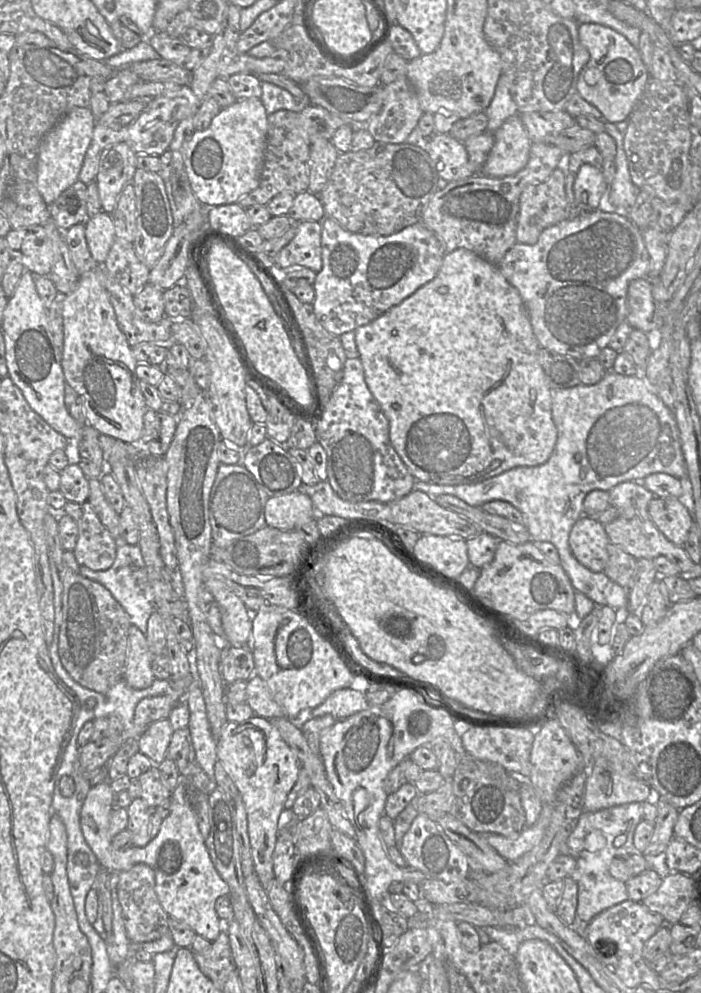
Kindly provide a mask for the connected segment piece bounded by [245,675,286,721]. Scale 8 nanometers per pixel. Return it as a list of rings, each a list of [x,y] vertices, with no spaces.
[[[257,675],[247,679],[245,702],[251,707],[254,715],[270,721],[286,716],[283,709],[275,702],[266,683]]]

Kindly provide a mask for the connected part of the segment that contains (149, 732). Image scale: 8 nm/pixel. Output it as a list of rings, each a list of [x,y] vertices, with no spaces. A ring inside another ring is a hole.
[[[167,718],[152,723],[138,738],[139,752],[149,757],[154,765],[158,765],[166,759],[173,732],[174,729]]]

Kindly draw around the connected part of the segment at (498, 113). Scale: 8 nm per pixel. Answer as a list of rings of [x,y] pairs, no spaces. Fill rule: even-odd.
[[[502,73],[494,97],[486,109],[488,117],[487,131],[495,133],[508,118],[519,113],[519,106],[513,100],[508,87],[505,85],[505,75]]]

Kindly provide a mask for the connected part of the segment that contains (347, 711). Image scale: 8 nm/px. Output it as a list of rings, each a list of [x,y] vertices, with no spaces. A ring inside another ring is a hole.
[[[343,688],[331,693],[317,707],[301,711],[293,720],[298,724],[303,724],[312,718],[326,715],[331,715],[336,720],[344,720],[357,712],[367,710],[369,707],[364,693]]]

